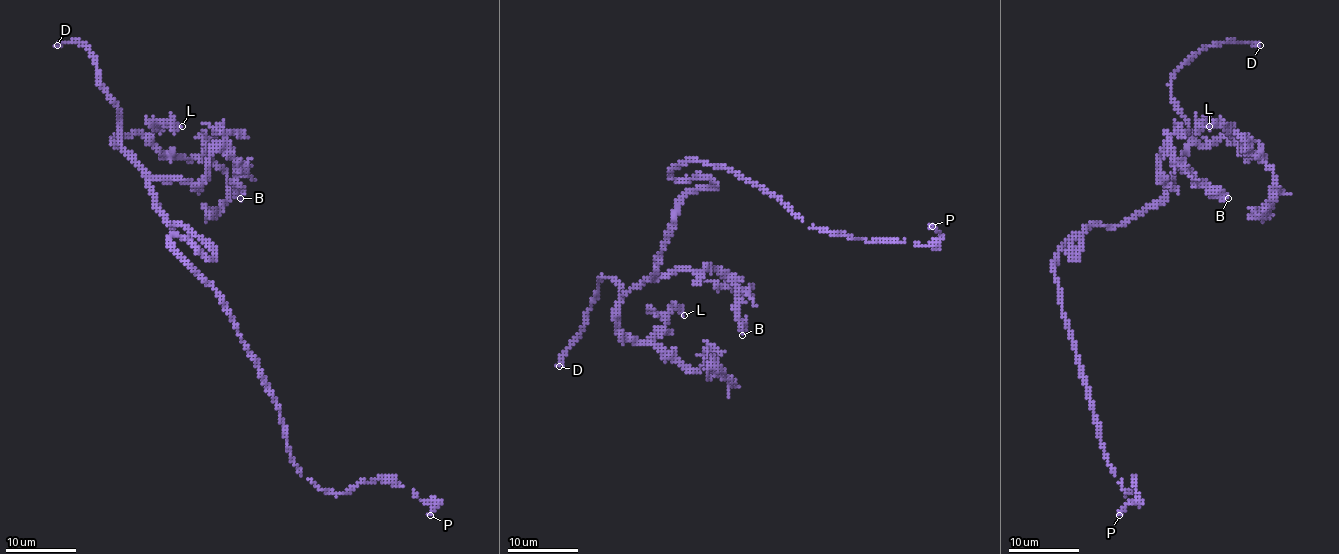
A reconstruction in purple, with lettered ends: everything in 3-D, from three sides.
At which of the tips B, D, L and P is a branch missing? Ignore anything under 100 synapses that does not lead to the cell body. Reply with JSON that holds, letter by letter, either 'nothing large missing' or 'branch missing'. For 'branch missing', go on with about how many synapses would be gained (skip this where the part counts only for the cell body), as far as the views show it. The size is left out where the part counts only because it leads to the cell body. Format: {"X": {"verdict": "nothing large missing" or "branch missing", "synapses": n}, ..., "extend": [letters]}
{"B": {"verdict": "nothing large missing"}, "D": {"verdict": "branch missing", "synapses": 250}, "L": {"verdict": "nothing large missing"}, "P": {"verdict": "nothing large missing"}, "extend": ["D"]}

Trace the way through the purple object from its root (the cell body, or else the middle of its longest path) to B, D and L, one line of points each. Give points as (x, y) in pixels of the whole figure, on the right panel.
B: (1072, 239), (1075, 256), (1089, 228), (1145, 212), (1172, 181), (1160, 172), (1165, 149), (1228, 198)
D: (1072, 239), (1075, 256), (1089, 228), (1123, 225), (1163, 195), (1189, 145), (1172, 77), (1212, 45), (1260, 45)
L: (1072, 239), (1075, 256), (1089, 228), (1145, 212), (1191, 145), (1237, 137), (1209, 126)

